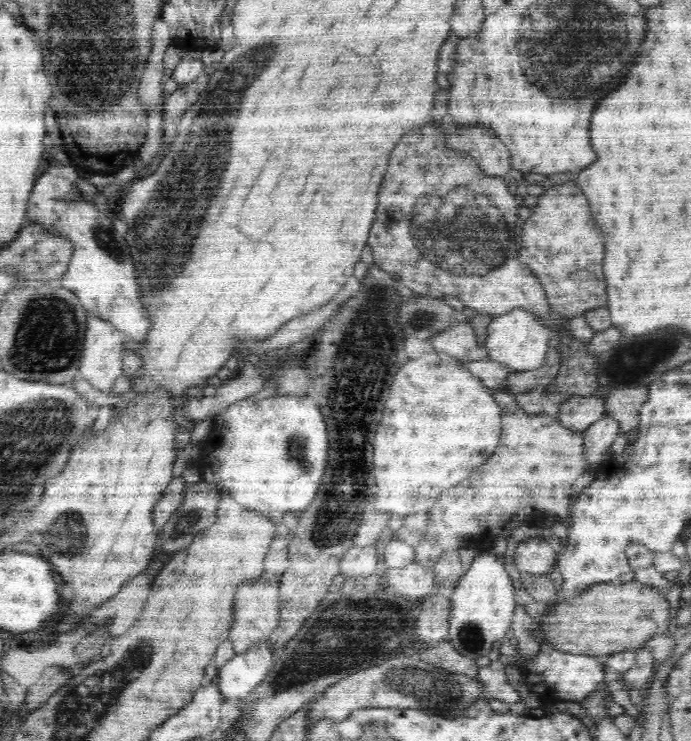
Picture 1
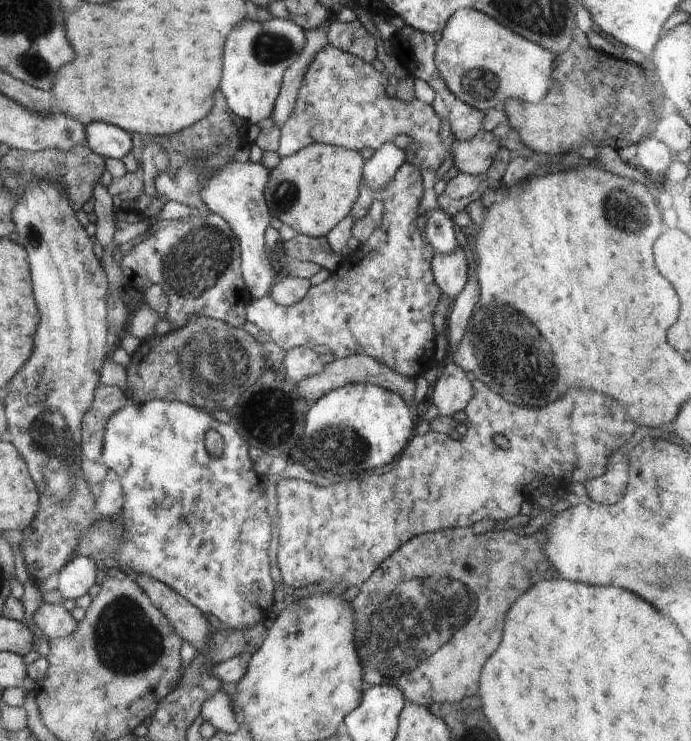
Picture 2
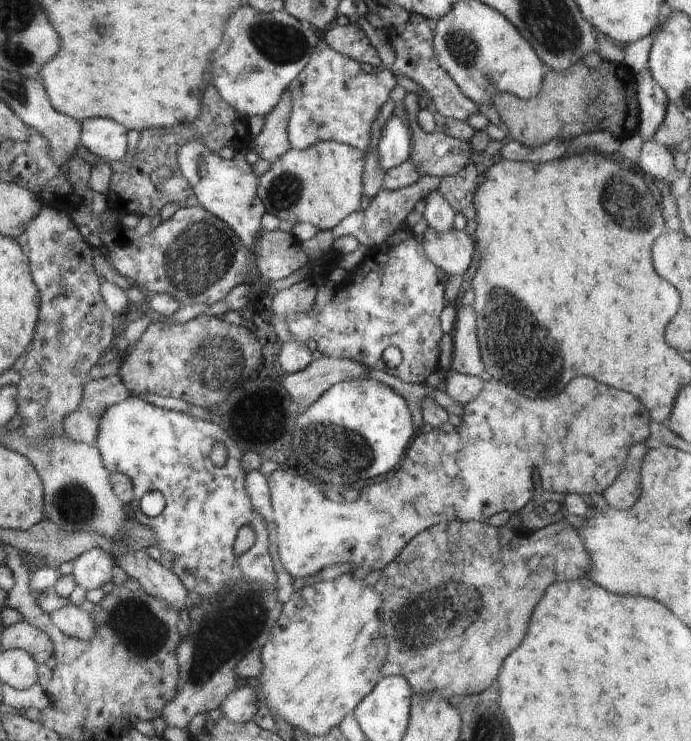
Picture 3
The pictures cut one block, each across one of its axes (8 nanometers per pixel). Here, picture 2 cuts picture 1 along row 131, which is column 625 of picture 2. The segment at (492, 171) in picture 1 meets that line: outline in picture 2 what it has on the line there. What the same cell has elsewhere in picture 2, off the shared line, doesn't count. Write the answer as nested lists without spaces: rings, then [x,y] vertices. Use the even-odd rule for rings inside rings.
[[[612,454],[608,458],[608,466],[606,466],[606,472],[596,478],[596,480],[588,480],[584,486],[586,486],[586,494],[598,502],[598,504],[616,504],[624,490],[626,490],[626,484],[628,482],[628,465],[626,460],[627,456],[622,454]]]

